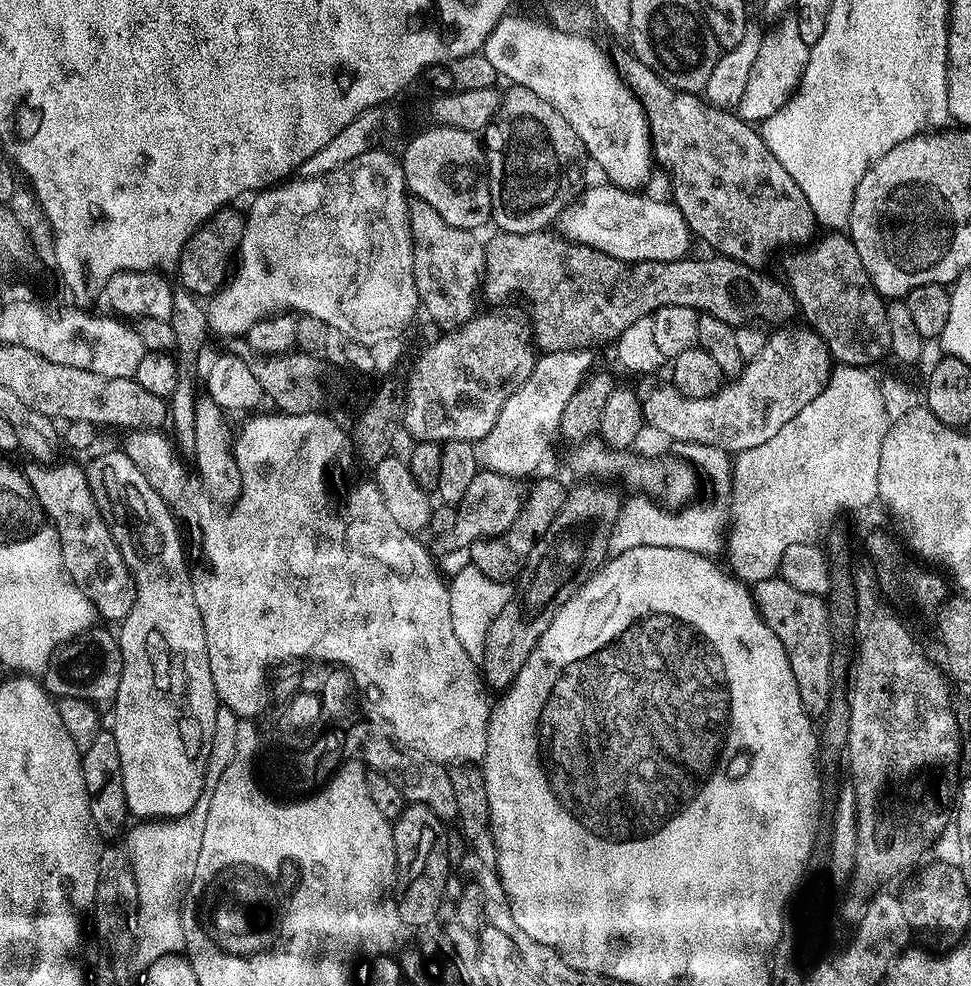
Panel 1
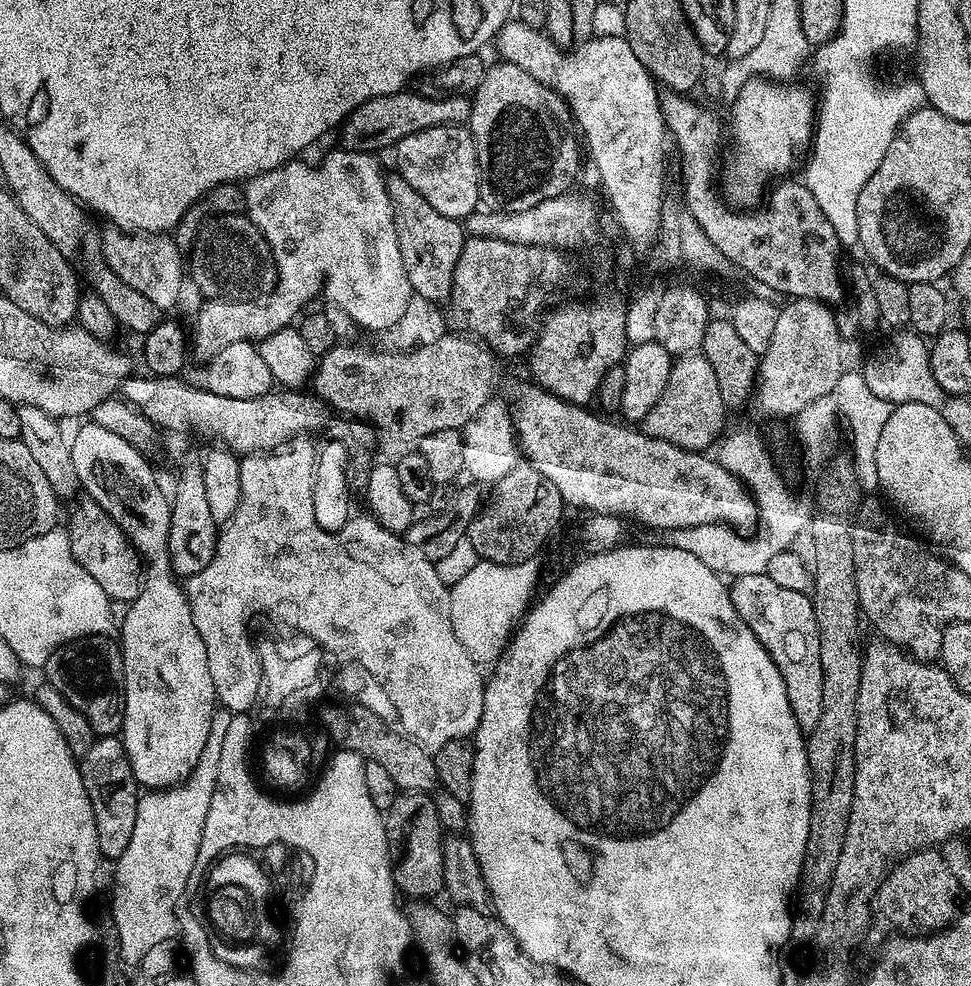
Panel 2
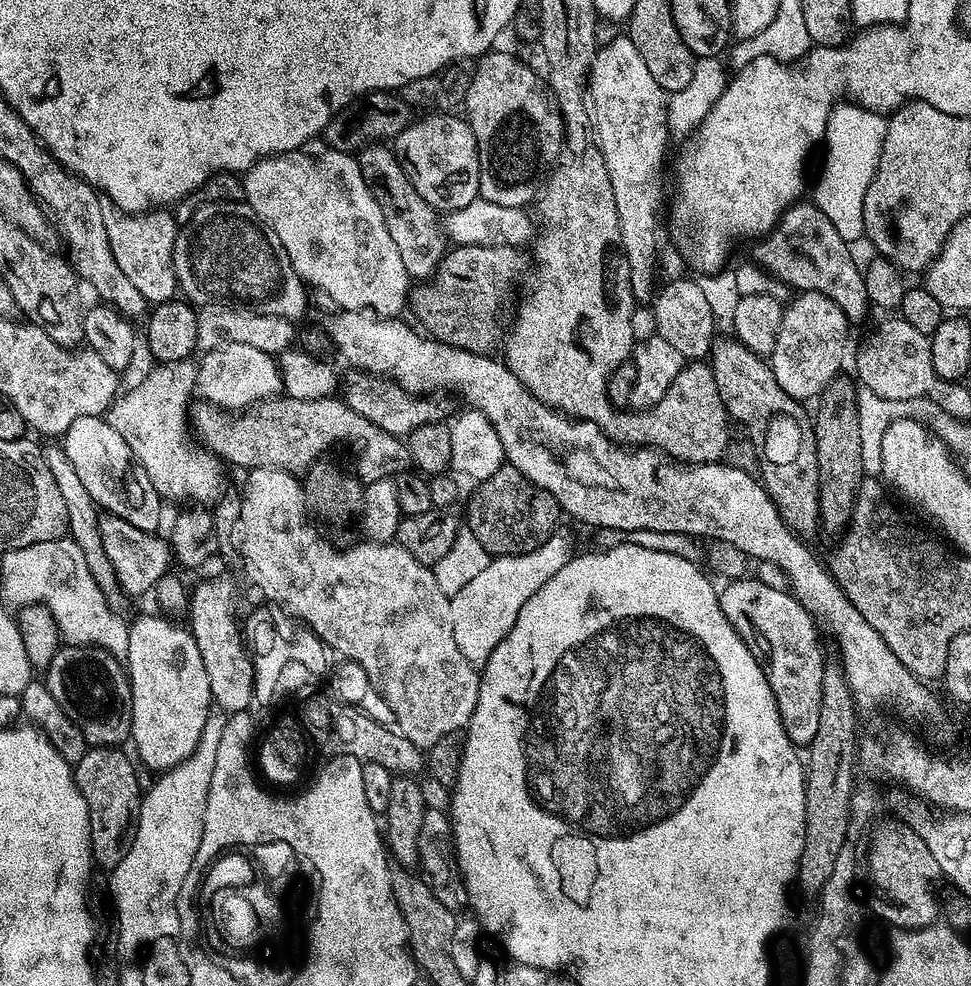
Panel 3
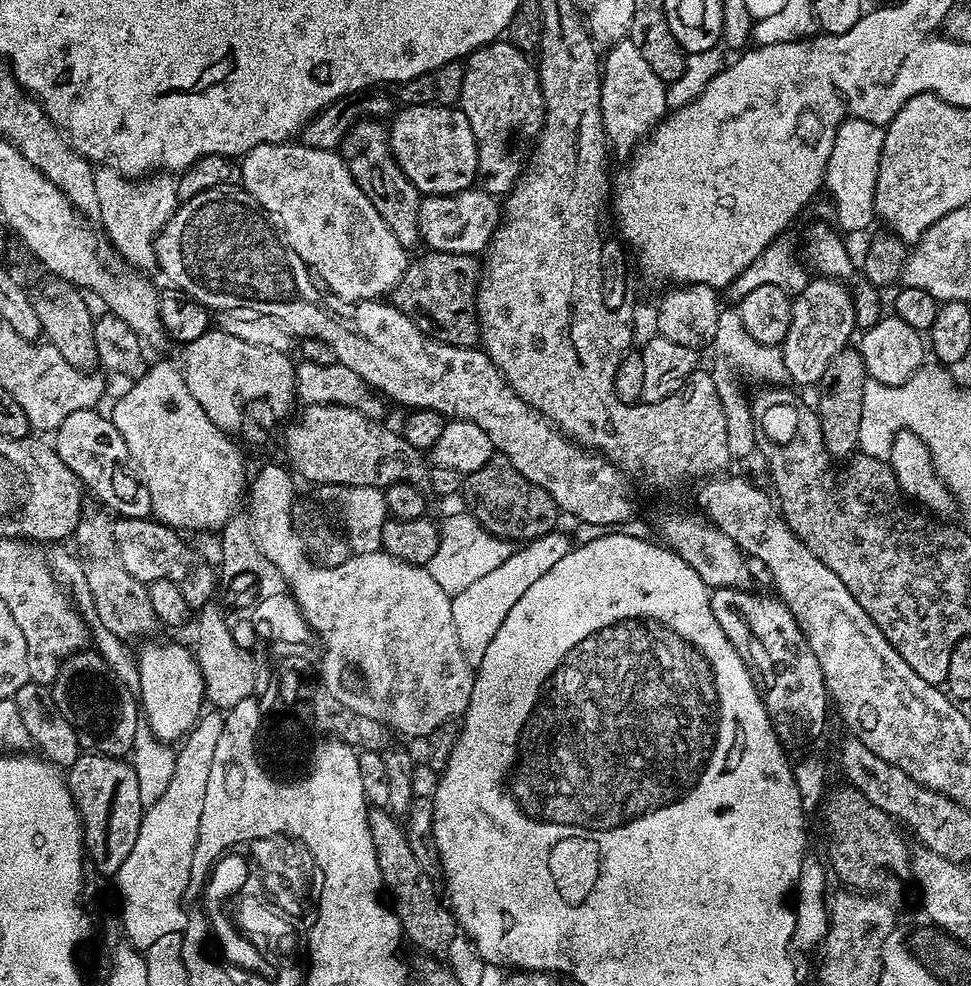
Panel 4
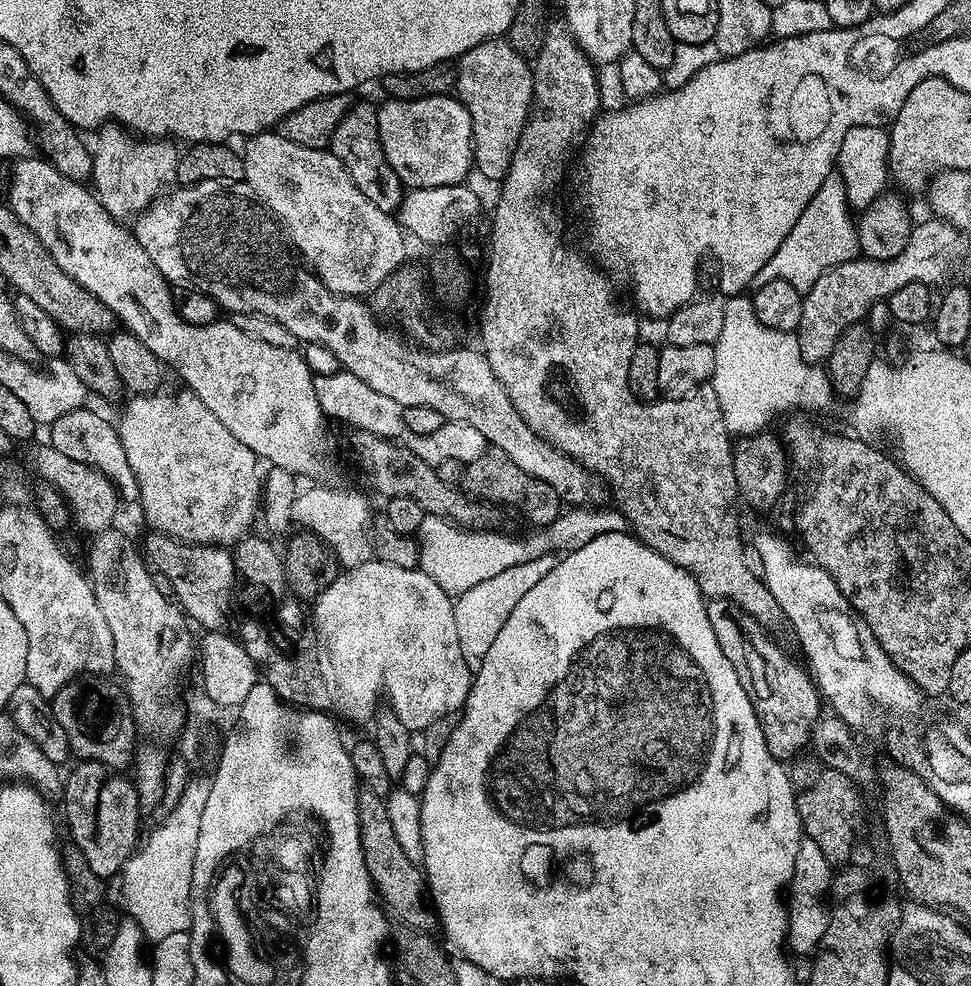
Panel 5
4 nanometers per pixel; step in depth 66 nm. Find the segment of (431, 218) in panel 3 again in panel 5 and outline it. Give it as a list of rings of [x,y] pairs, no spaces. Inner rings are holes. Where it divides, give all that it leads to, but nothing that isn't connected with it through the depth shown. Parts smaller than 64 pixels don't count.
[[[353,103],[347,114],[338,122],[338,130],[334,130],[330,150],[342,162],[346,174],[350,174],[350,182],[378,206],[378,210],[389,214],[395,213],[399,209],[406,195],[406,185],[400,181],[398,174],[386,162],[384,153],[385,141],[378,134],[378,114],[377,105]]]

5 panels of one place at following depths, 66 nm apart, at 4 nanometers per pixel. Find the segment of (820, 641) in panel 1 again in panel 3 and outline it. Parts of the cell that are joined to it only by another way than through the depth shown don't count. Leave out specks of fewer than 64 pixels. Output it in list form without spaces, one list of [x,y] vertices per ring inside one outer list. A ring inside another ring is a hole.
[[[732,578],[725,588],[719,589],[722,614],[734,630],[756,653],[782,718],[782,726],[797,746],[812,743],[818,731],[818,718],[822,711],[822,670],[826,657],[820,653],[820,640],[816,637],[818,625],[809,612],[798,603],[788,590],[774,590],[757,578]]]

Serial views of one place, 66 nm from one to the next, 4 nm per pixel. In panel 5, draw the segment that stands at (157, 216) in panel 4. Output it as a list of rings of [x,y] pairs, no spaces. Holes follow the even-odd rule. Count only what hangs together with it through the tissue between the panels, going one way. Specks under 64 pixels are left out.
[[[115,122],[103,125],[95,136],[91,187],[113,218],[121,222],[131,221],[154,203],[169,187],[168,183],[171,185],[175,181],[181,149],[176,149],[177,145],[168,138],[137,138]]]

